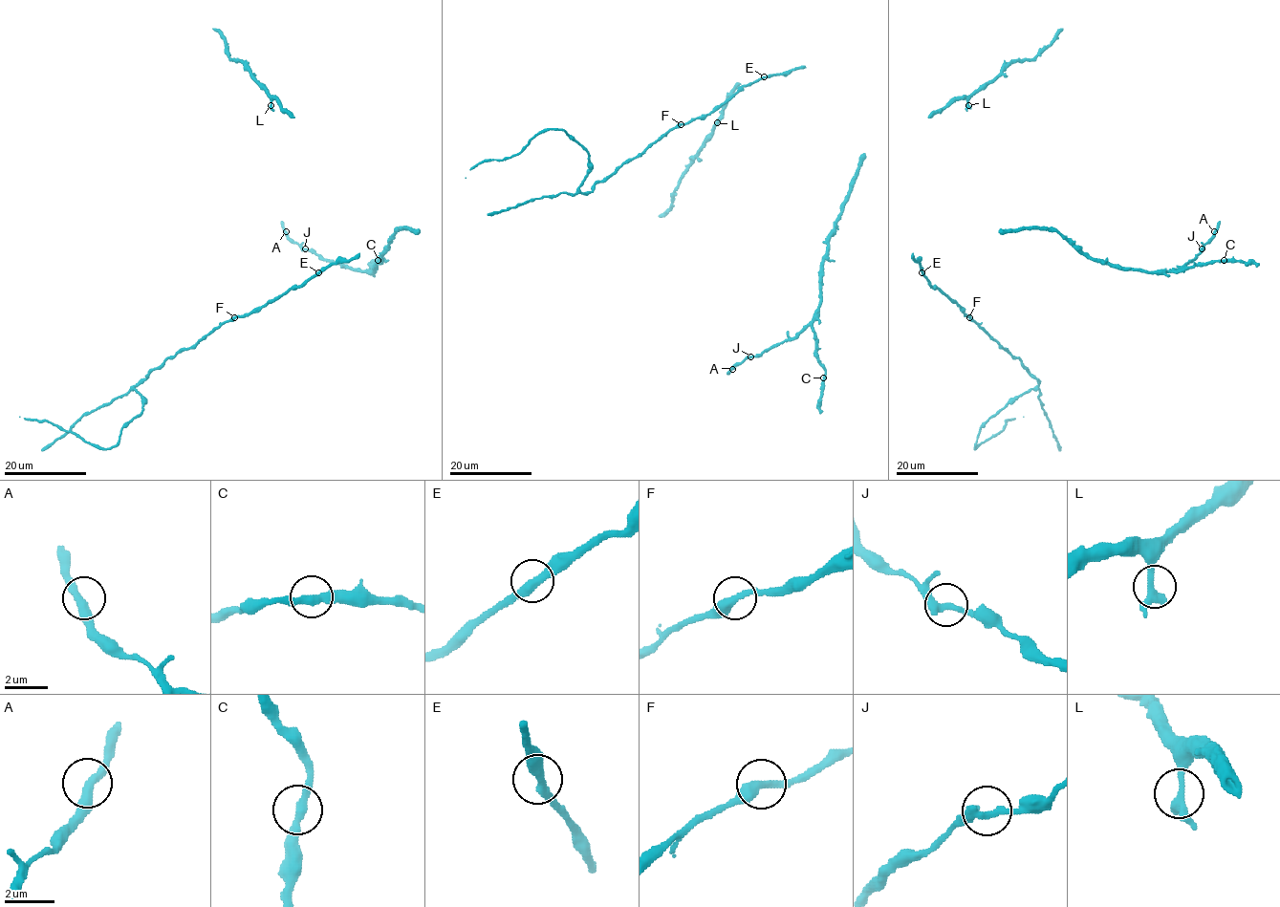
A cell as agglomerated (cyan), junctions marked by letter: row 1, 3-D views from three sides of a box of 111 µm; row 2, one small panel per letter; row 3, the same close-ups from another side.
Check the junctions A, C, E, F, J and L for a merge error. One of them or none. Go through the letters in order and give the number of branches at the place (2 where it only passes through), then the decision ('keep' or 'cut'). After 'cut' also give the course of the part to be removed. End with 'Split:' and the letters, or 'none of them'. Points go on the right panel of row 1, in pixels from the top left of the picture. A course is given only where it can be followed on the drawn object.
A: branches 2; keep
C: branches 2; keep
E: branches 2; keep
F: branches 2; keep
J: branches 2; keep
L: branches 2; keep
Split: none of them

